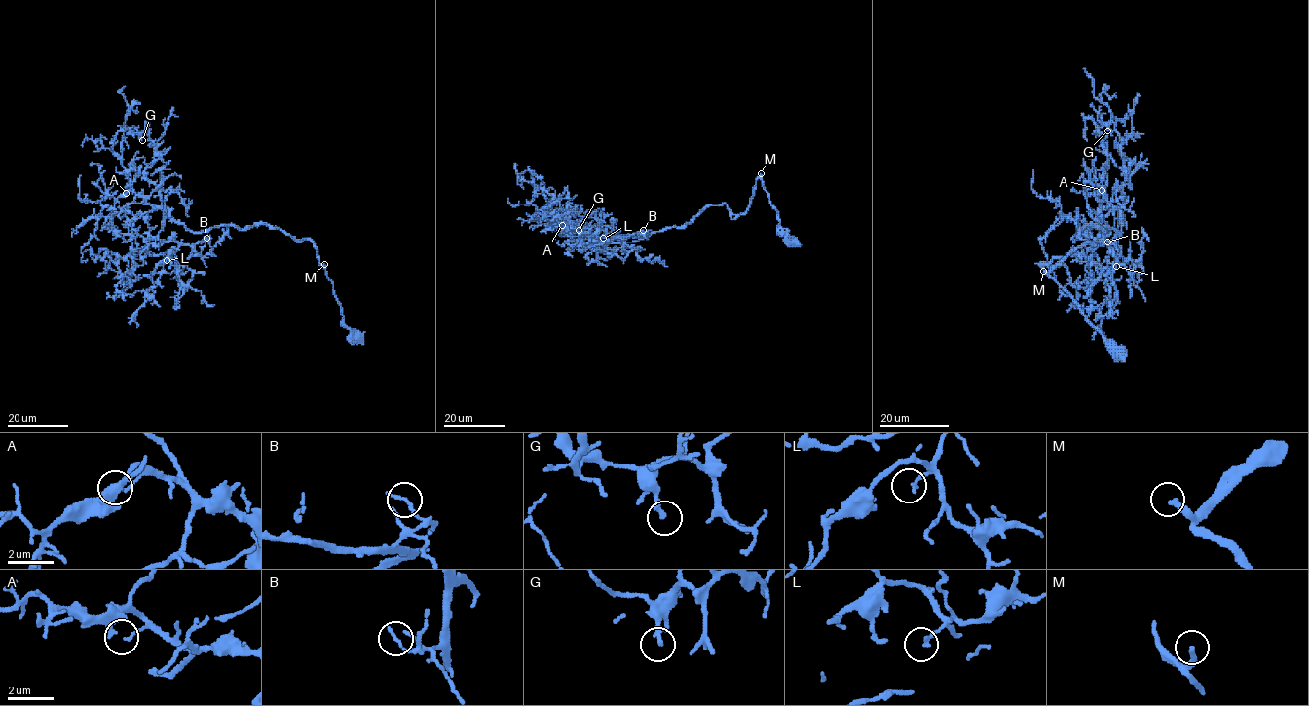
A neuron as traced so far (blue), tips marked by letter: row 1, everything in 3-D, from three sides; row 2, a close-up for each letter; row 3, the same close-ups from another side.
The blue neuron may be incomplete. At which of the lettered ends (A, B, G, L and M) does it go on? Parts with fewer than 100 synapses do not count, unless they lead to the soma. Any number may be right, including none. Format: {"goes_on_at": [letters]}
{"goes_on_at": ["M"]}

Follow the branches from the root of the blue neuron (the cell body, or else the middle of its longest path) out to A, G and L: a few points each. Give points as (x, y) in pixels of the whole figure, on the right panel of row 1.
A: (1119, 354), (1047, 275), (1090, 242), (1077, 236), (1084, 227), (1122, 234), (1121, 210), (1102, 190)
G: (1119, 354), (1047, 275), (1090, 242), (1077, 236), (1084, 227), (1122, 234), (1126, 173), (1112, 122), (1107, 130)
L: (1119, 354), (1047, 275), (1090, 242), (1077, 236), (1093, 224), (1115, 232), (1116, 266)

